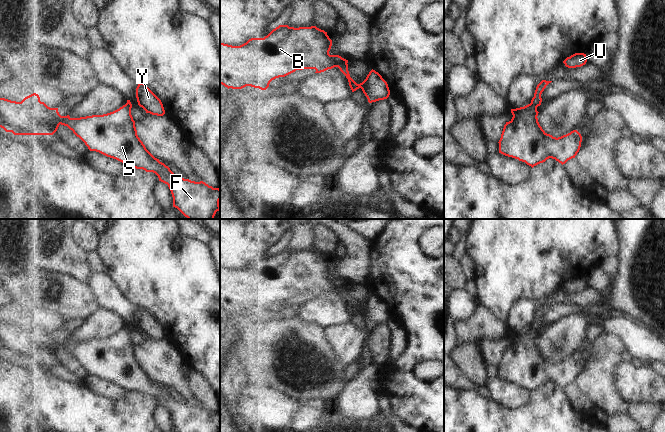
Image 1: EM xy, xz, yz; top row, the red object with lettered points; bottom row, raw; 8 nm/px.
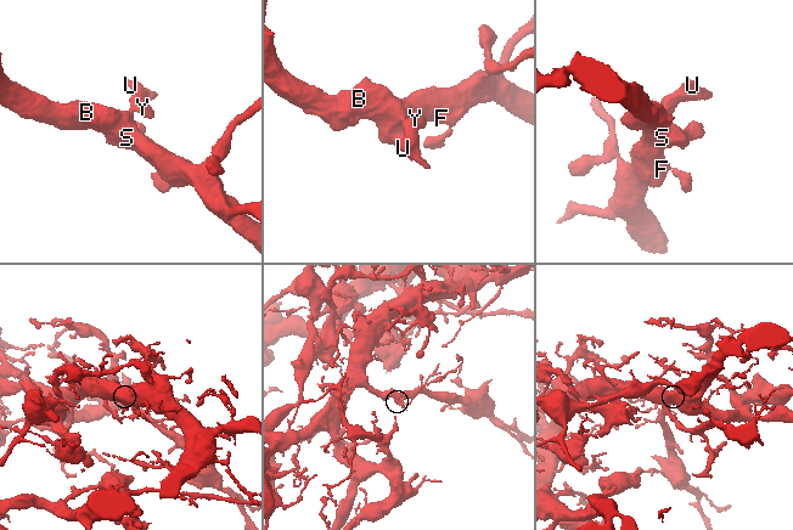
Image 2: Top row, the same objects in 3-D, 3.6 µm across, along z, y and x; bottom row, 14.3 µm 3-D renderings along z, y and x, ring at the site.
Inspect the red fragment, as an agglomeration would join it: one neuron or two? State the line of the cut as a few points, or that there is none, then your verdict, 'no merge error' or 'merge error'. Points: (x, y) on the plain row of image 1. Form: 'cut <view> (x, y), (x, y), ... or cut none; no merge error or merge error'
cut none; no merge error

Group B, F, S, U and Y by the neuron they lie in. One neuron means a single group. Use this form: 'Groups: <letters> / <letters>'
Groups: B F S U Y.

